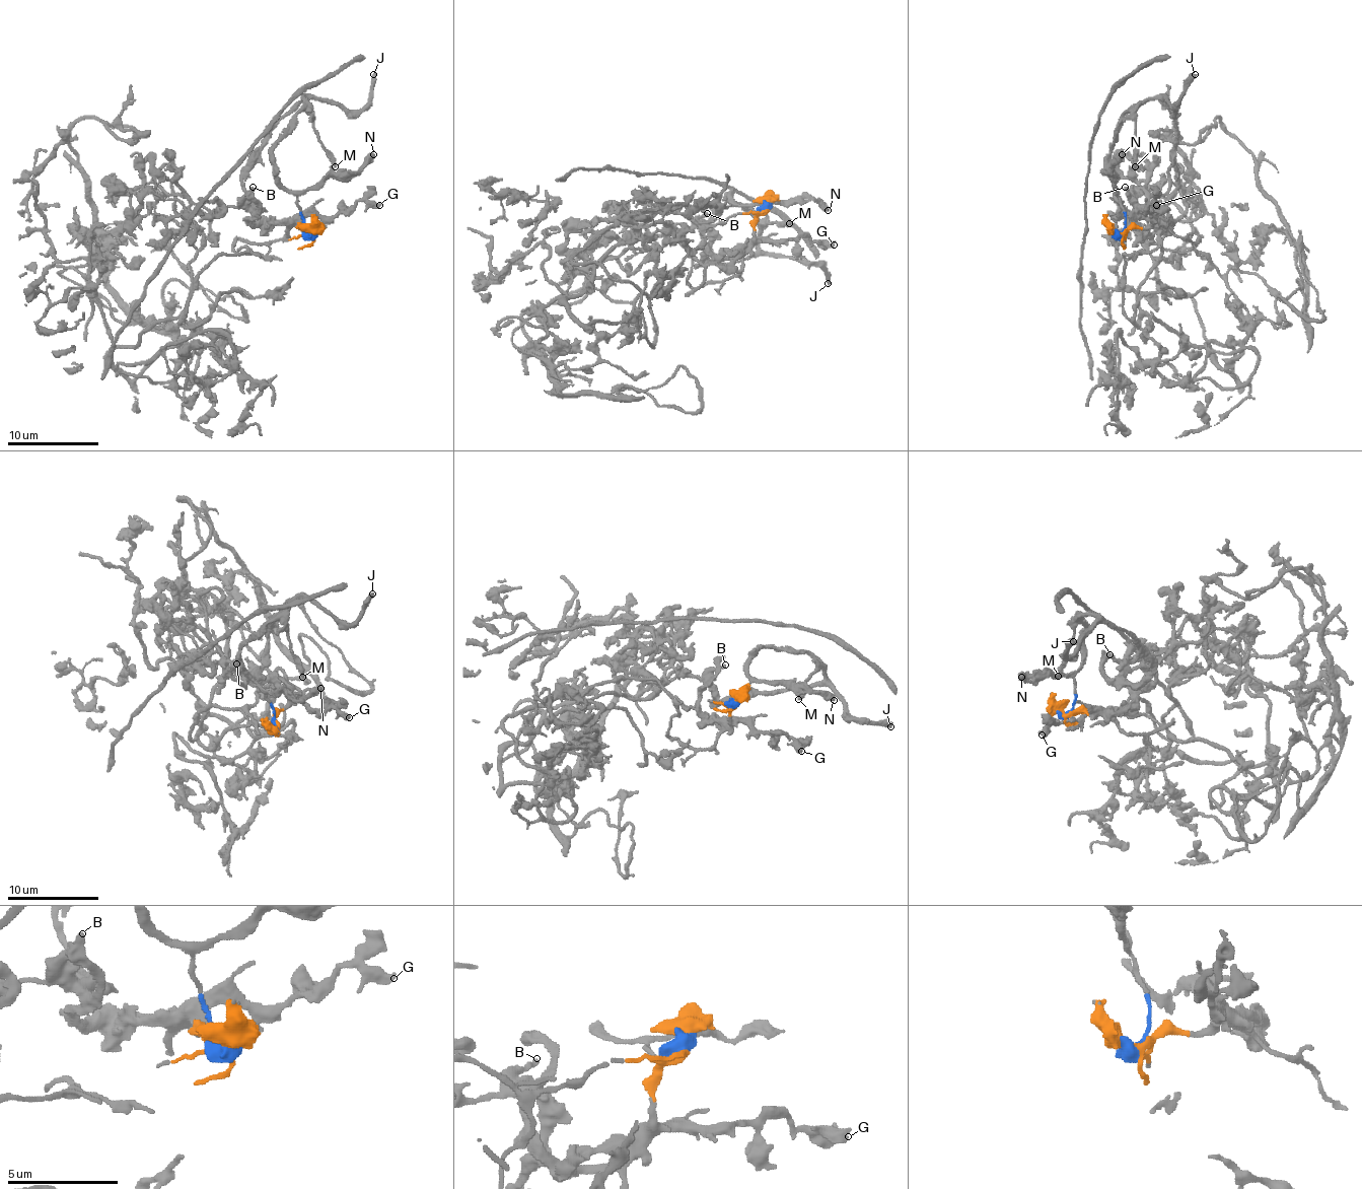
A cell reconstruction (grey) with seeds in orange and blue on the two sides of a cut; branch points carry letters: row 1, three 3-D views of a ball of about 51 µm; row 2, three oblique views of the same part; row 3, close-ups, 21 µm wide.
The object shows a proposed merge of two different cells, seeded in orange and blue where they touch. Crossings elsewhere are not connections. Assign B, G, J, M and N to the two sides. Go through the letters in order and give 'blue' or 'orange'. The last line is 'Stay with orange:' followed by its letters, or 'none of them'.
B: orange
G: orange
J: blue
M: blue
N: blue
Stay with orange: B, G

